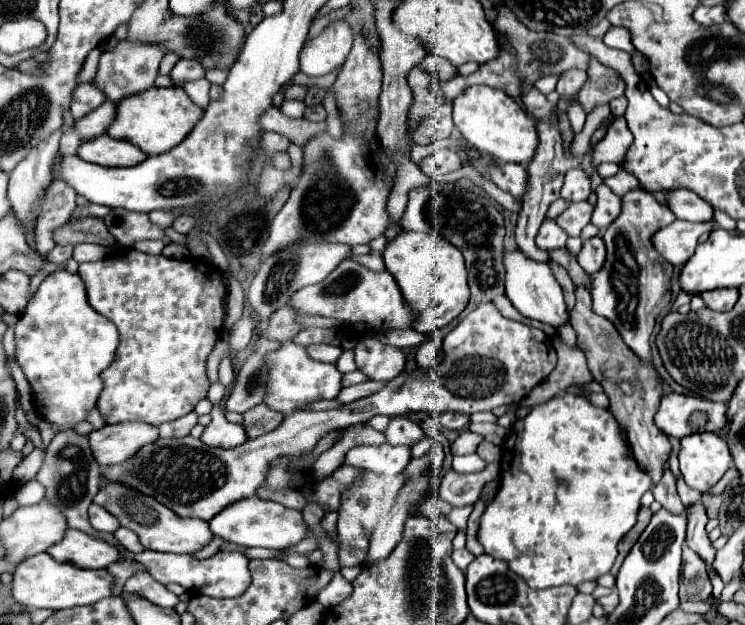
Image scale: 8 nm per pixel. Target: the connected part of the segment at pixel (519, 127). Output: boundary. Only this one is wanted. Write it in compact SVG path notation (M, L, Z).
M487 85L469 87L463 95L453 99L453 121L469 145L501 161L529 163L533 151L537 151L537 123L533 123L533 117L521 107L521 103L505 91Z

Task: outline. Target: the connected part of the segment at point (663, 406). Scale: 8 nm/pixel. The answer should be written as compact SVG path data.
M665 393L661 397L655 423L665 431L667 437L683 439L697 429L689 425L689 415L695 411L703 411L709 415L707 419L707 431L721 431L725 425L725 411L727 405L713 403L705 397L695 397L695 395L681 395L681 393Z

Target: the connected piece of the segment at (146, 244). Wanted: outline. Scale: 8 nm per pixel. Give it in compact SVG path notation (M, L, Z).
M139 241L139 243L135 243L137 251L149 253L149 255L161 255L163 247L165 247L163 241Z

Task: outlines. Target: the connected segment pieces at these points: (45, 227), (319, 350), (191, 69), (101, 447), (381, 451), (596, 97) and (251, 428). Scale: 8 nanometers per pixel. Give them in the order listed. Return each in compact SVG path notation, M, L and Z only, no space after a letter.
M55 181L43 199L43 207L37 219L37 229L35 229L35 241L37 241L37 251L45 257L53 247L51 233L53 229L65 225L71 217L71 213L77 207L77 193L63 181Z
M317 343L317 345L309 345L307 353L317 359L317 361L325 361L325 363L335 363L339 359L339 355L343 353L343 349L335 347L335 345L327 345L327 343Z
M179 59L171 71L171 79L175 85L183 85L189 79L201 79L205 77L205 67L197 63L197 59Z
M145 423L105 425L89 433L93 457L101 467L121 463L137 453L139 447L153 443L159 437L157 427Z
M383 443L379 447L361 445L353 447L345 455L345 463L353 467L361 467L379 475L399 475L405 471L405 467L411 461L411 449L409 447L393 447L389 443Z
M591 57L589 69L587 69L587 83L579 91L577 99L583 105L585 113L591 113L597 105L607 105L611 99L621 97L625 91L623 79L609 67L601 65L597 59Z
M257 405L257 407L251 407L245 415L243 415L243 427L247 431L247 437L249 439L255 439L259 435L265 435L269 431L273 431L275 427L281 425L281 415L277 415L275 411L271 411L269 407L263 407L263 405Z

